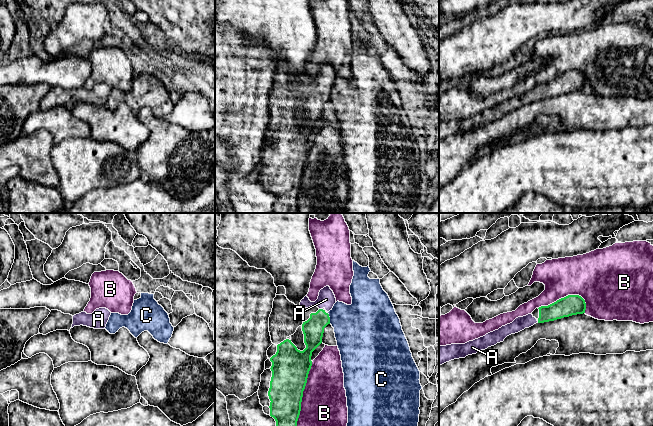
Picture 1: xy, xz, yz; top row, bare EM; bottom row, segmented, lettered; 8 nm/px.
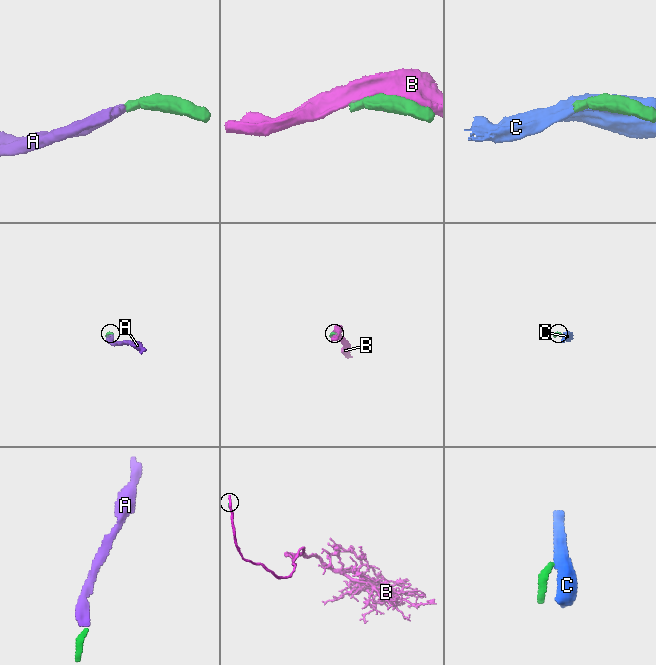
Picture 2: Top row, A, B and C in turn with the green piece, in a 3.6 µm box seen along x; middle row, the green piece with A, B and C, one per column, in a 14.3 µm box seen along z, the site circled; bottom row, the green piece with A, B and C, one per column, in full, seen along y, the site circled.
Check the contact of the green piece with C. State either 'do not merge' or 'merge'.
do not merge

